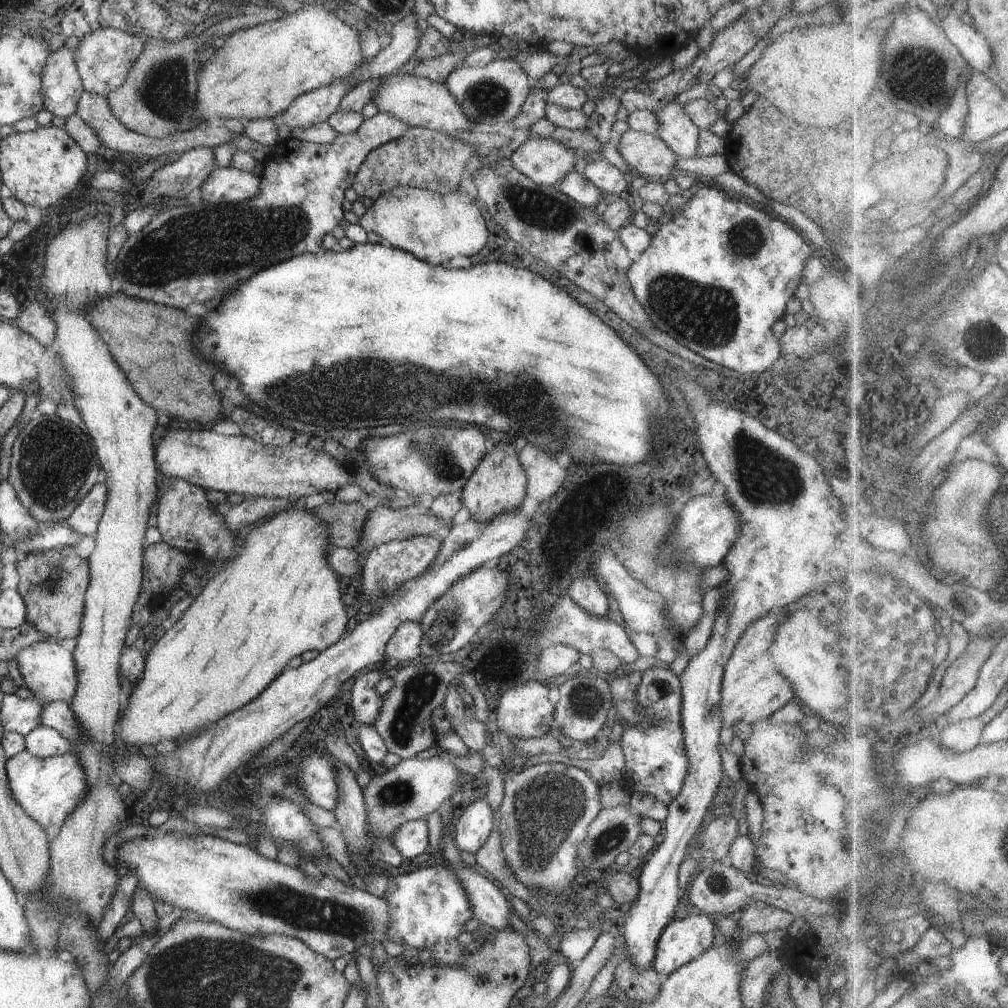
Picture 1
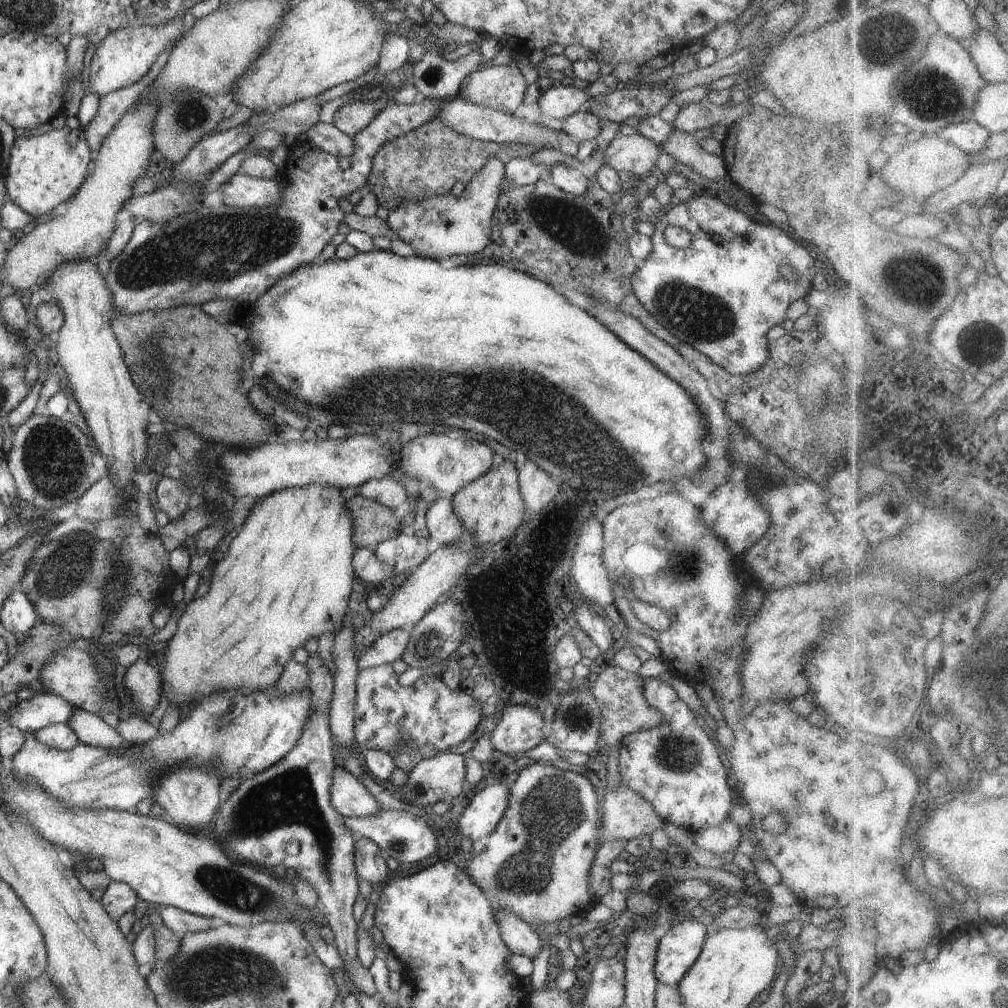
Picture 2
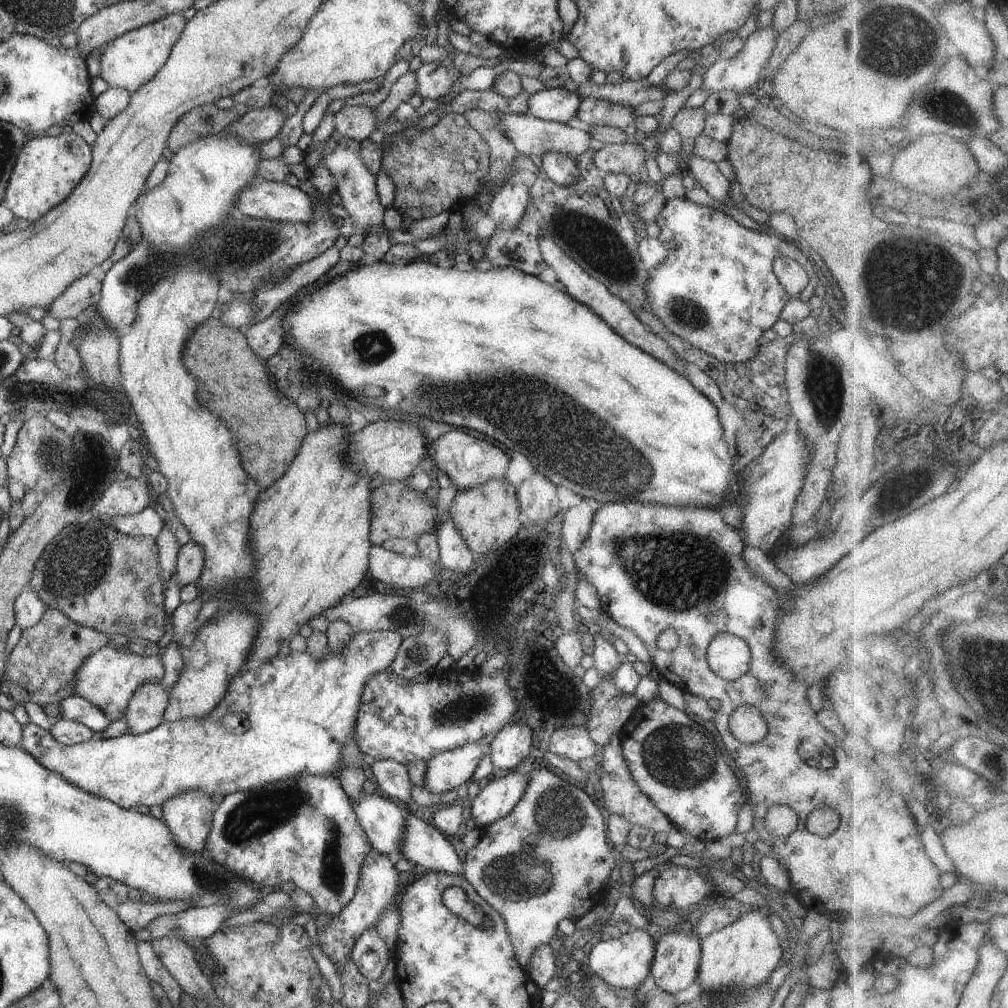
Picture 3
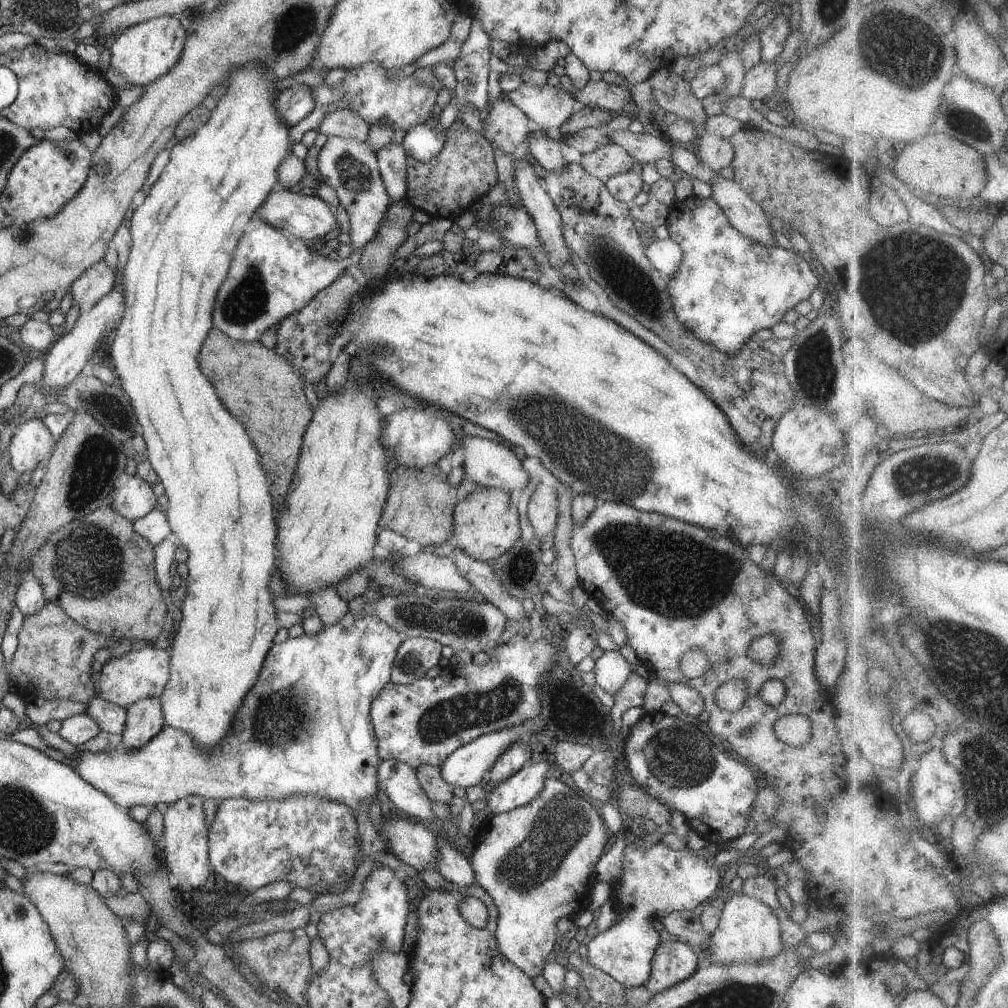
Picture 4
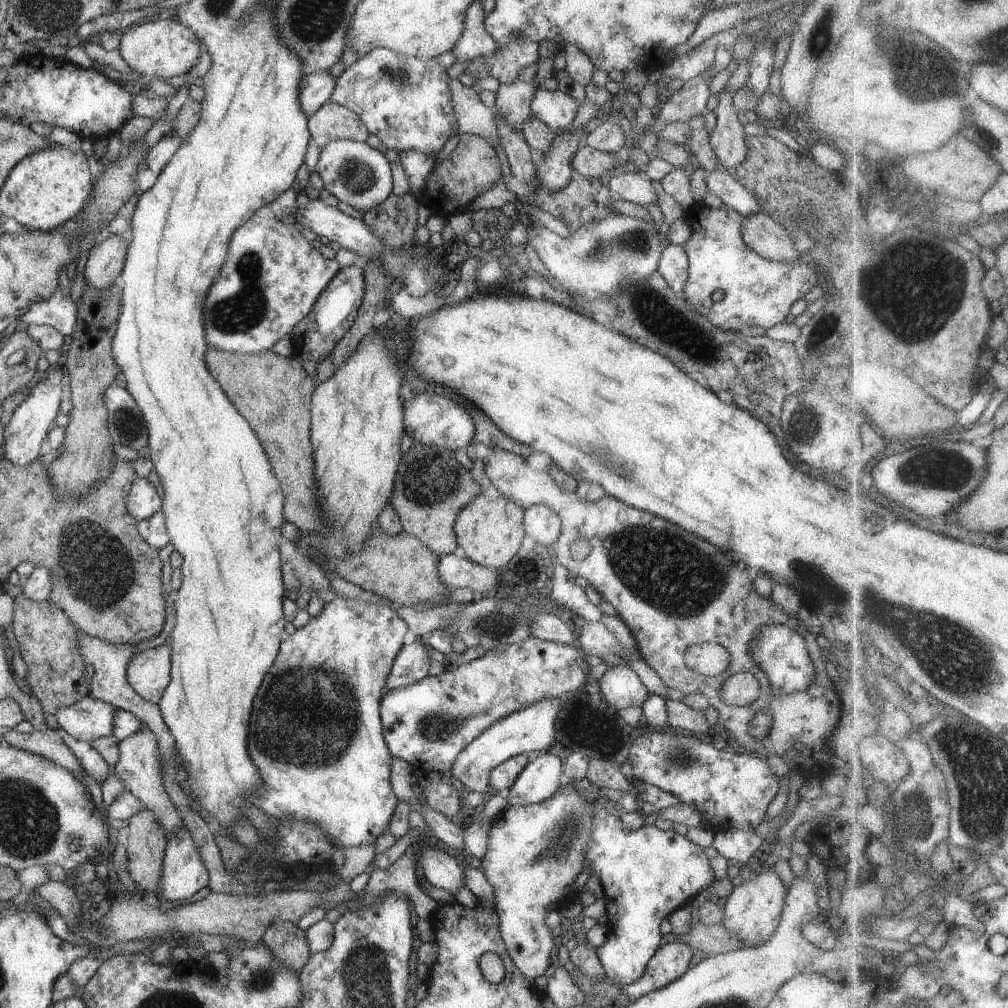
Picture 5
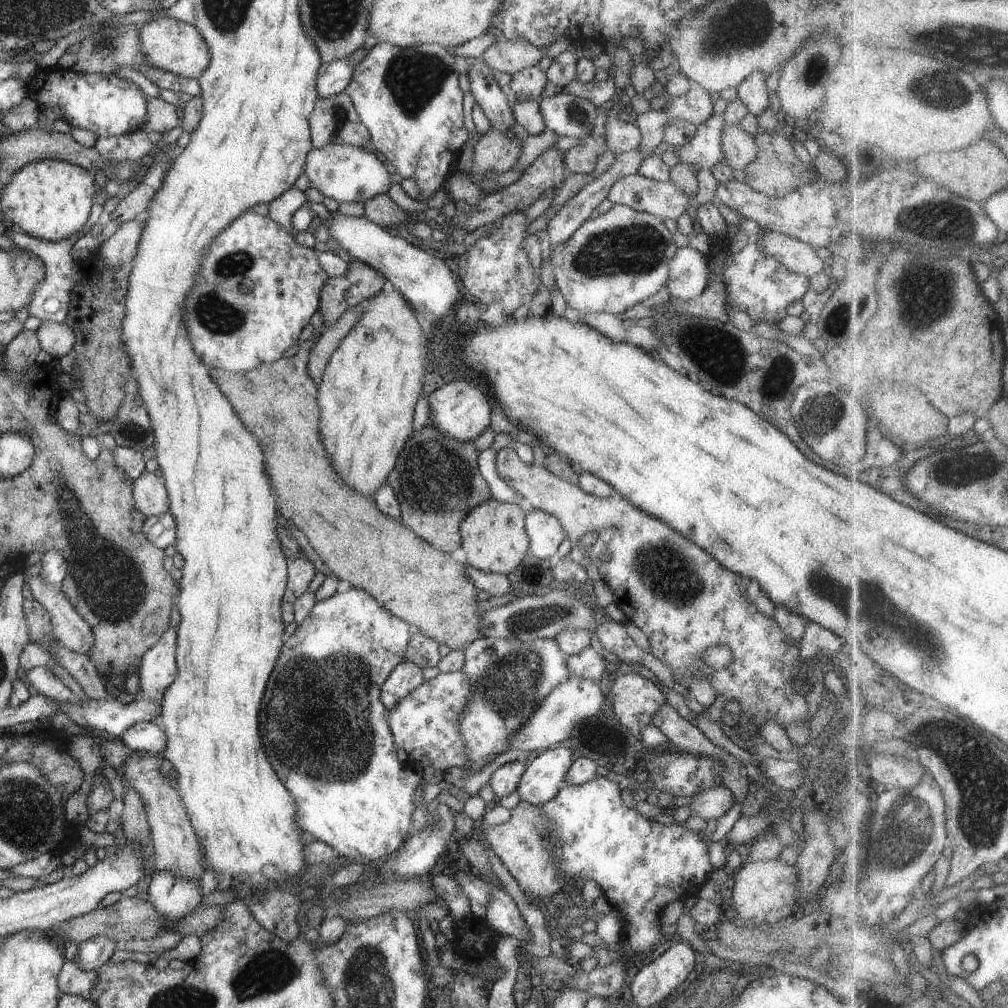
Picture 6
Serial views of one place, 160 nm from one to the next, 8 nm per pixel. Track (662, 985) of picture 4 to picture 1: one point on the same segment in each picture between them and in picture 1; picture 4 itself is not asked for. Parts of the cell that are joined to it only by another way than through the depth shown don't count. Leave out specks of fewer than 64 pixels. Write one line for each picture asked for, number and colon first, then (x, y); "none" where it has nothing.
1: (684, 939)
2: (678, 949)
3: (674, 967)

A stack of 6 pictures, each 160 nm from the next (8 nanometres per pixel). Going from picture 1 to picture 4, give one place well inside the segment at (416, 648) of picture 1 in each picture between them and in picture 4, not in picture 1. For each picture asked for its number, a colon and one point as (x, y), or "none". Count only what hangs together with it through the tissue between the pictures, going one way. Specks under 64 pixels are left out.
2: (387, 649)
3: (291, 715)
4: (304, 728)

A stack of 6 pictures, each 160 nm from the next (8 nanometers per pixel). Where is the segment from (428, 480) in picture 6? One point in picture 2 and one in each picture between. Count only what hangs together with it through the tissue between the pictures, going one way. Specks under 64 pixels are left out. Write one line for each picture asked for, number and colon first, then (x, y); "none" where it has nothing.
2: (374, 523)
3: (397, 511)
4: (419, 506)
5: (432, 485)

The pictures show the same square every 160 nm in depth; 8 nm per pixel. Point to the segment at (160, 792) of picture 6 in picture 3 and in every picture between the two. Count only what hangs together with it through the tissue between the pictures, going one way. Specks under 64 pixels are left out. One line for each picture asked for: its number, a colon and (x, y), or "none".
3: (145, 711)
4: (145, 719)
5: (139, 765)

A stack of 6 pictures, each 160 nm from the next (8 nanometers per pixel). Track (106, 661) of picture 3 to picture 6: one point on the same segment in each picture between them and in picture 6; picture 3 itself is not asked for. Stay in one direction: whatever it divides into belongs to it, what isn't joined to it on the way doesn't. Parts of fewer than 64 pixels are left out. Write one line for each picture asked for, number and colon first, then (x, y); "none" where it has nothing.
4: (135, 675)
5: (149, 672)
6: (158, 669)

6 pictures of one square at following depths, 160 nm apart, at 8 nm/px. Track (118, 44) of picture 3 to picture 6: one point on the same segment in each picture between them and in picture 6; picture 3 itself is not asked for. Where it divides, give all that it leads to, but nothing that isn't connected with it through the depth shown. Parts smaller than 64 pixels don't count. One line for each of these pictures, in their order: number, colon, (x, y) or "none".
4: (142, 53)
5: (164, 48)
6: (177, 47)

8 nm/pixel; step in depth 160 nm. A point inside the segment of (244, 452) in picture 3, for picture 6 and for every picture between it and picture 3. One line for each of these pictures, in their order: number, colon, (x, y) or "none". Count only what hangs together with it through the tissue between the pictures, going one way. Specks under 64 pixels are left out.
4: (259, 387)
5: (273, 392)
6: (277, 402)

